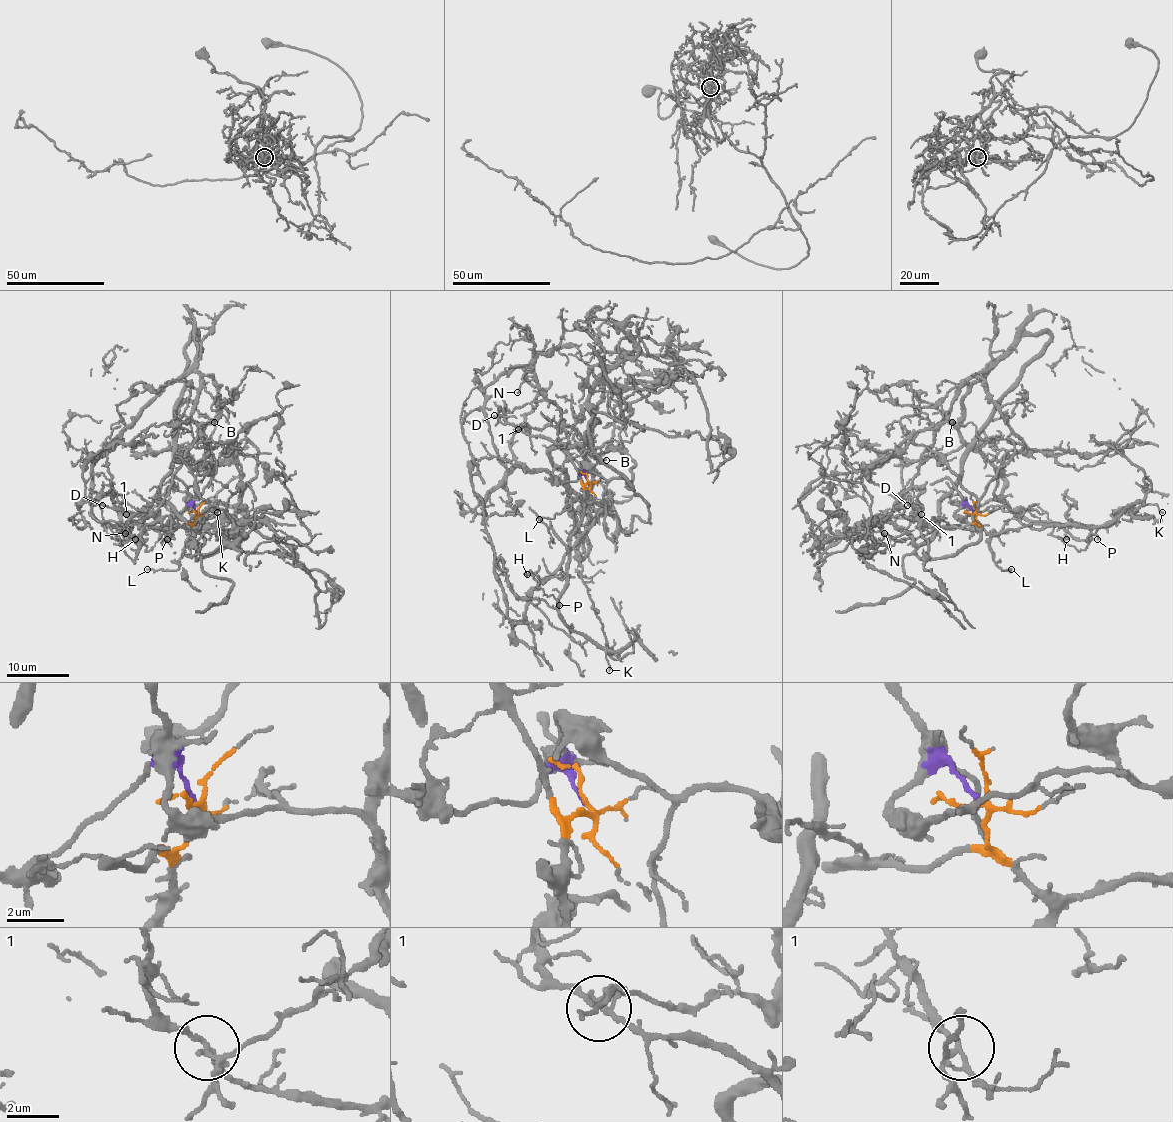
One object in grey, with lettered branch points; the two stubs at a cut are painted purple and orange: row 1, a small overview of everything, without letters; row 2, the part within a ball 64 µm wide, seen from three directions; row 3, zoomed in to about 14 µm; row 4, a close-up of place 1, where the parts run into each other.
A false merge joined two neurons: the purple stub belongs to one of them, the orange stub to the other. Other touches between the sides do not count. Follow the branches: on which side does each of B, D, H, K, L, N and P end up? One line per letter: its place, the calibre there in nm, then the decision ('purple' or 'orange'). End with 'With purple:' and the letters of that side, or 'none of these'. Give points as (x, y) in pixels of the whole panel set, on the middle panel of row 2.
B: at (606, 460); 100 nm thick; purple
D: at (494, 415); 150 nm thick; orange
H: at (527, 574); 140 nm thick; orange
K: at (609, 670); 100 nm thick; orange
L: at (539, 519); 110 nm thick; orange
N: at (517, 392); 120 nm thick; purple
P: at (559, 605); 100 nm thick; orange
With purple: B, N

